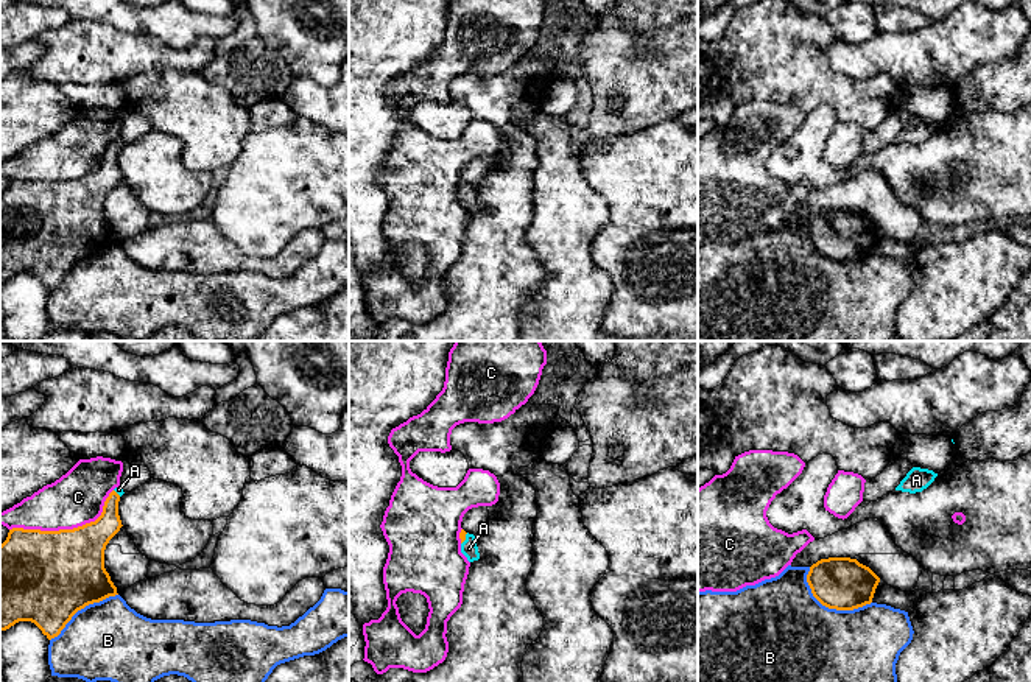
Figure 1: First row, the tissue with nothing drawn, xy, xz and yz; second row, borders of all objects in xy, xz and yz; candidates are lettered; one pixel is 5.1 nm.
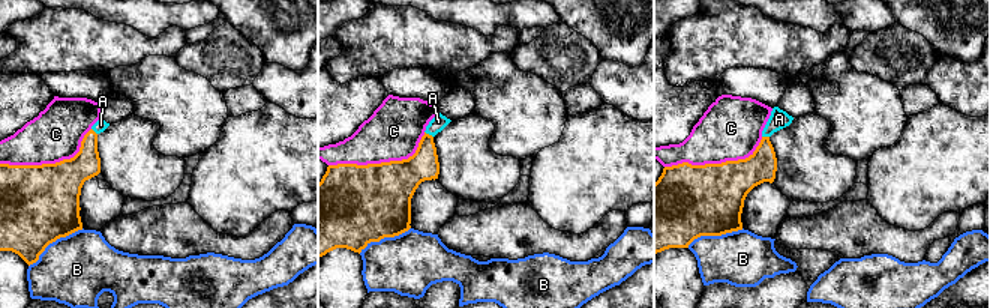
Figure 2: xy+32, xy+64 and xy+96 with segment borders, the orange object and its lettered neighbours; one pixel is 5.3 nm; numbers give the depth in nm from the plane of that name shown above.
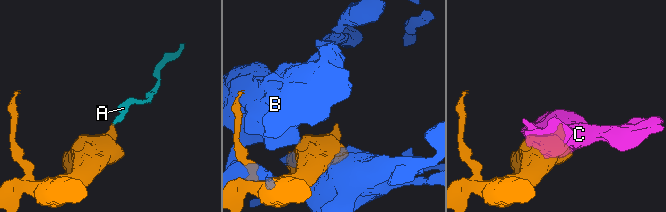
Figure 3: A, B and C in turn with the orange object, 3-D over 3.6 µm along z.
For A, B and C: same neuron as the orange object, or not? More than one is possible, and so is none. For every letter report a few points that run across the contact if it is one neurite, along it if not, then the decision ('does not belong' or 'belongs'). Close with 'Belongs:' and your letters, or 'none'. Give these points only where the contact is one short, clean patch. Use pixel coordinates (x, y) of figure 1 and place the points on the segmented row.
A: xz (463, 533), (464, 539), (469, 548) | belongs
B: does not belong
C: does not belong
Belongs: A

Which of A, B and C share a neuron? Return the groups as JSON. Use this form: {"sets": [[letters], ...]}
{"sets": [["A"], ["B"], ["C"]]}

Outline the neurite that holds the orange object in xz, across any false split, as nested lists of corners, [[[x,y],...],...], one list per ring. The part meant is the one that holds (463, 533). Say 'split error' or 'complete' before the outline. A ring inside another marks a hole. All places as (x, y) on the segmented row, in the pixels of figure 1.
split error; [[[461,529],[459,539],[461,539],[461,553],[467,557],[467,561],[469,562],[478,561],[480,553],[478,553],[475,536]]]

